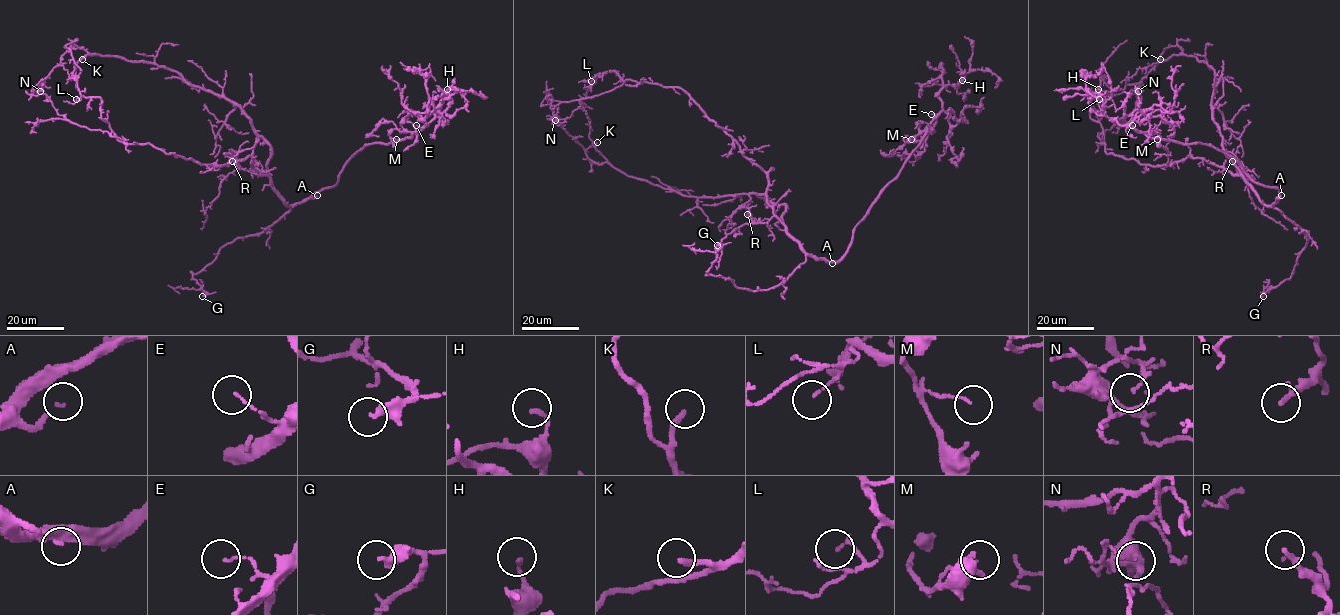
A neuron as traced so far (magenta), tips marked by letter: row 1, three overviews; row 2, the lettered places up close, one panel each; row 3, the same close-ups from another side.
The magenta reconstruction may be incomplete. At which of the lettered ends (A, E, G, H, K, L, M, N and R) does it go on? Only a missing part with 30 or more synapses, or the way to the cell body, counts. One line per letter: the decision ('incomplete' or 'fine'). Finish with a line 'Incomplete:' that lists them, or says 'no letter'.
A: incomplete
E: fine
G: fine
H: fine
K: incomplete
L: fine
M: fine
N: fine
R: fine
Incomplete: A, K

